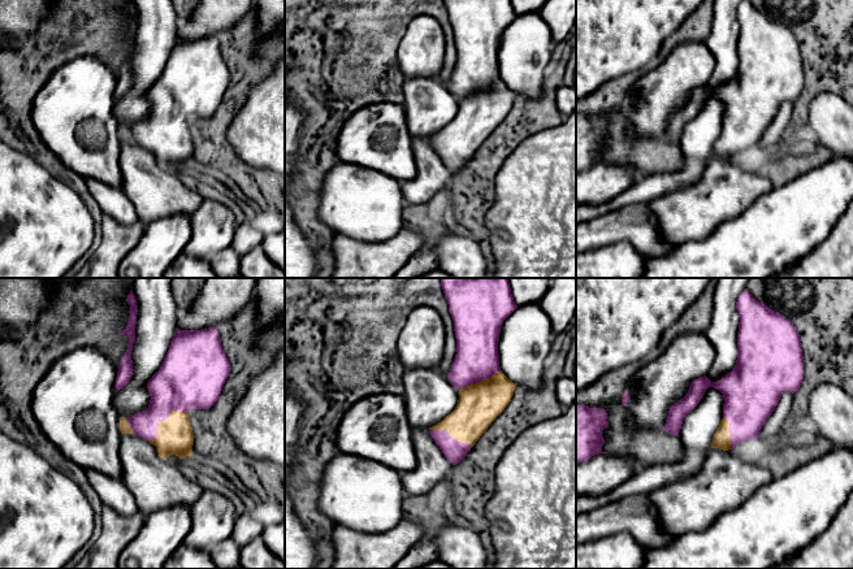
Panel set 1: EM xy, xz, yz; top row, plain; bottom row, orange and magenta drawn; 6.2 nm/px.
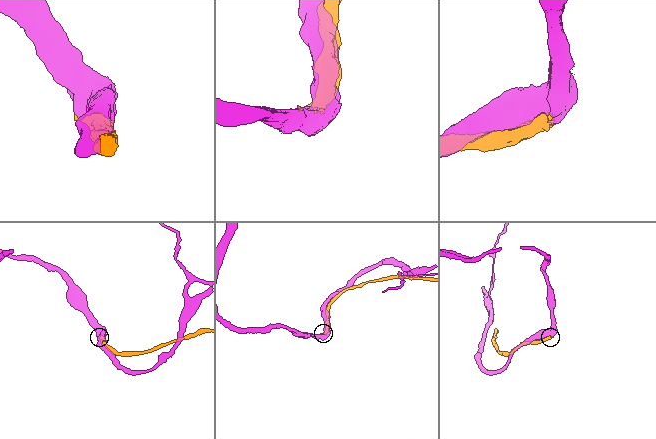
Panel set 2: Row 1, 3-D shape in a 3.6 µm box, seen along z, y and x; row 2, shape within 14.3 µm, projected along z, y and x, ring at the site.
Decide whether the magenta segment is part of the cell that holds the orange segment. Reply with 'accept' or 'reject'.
accept

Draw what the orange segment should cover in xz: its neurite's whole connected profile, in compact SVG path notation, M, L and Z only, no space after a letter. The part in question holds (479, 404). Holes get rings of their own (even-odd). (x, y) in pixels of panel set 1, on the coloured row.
M441 278L441 286L454 321L456 355L447 381L459 391L455 409L441 422L429 427L429 433L445 457L453 464L462 461L492 422L511 401L516 385L499 366L498 342L503 321L518 308L514 301L508 278Z

